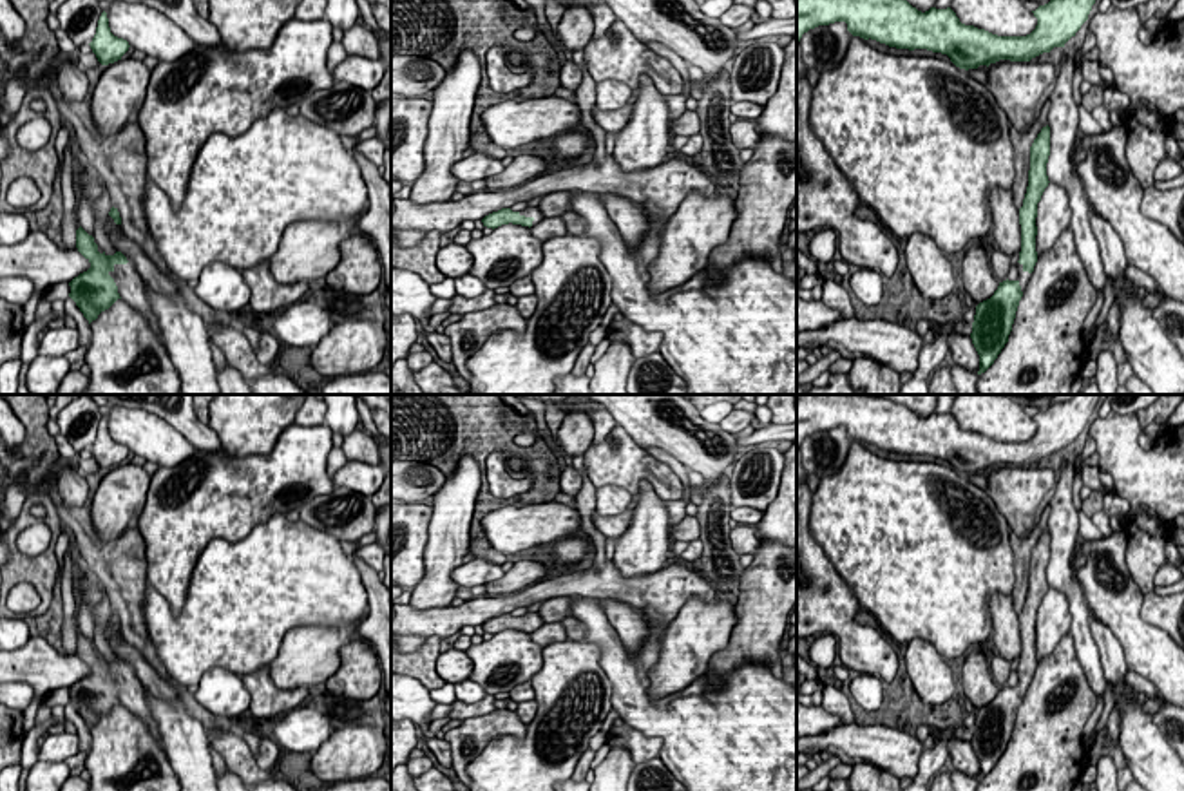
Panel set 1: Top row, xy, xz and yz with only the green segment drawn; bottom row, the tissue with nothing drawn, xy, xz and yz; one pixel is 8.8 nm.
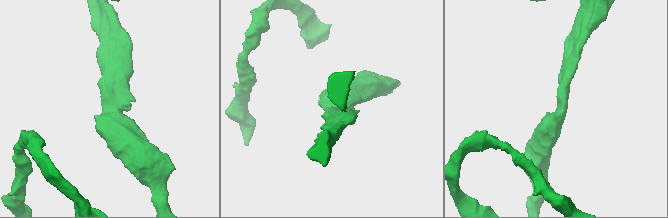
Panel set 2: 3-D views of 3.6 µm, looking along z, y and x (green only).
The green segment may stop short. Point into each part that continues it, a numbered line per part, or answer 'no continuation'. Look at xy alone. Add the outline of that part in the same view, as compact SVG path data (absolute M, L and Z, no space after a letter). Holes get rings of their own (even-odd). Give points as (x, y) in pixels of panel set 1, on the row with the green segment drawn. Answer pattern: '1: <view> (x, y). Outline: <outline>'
1: xy (131, 286). Outline: M130 259L127 261L127 264L114 264L114 270L109 272L109 275L114 279L119 297L136 308L148 320L152 331L163 340L158 317L152 313L145 293L145 282L136 272L134 262Z

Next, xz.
1: xz (534, 212). Outline: M527 206L525 210L520 210L520 215L532 217L532 226L545 219L538 206Z

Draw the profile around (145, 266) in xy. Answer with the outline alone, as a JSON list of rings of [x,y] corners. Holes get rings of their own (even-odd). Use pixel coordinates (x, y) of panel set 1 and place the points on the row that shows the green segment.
[[[107,215],[103,228],[114,250],[134,262],[136,272],[150,290],[168,299],[181,299],[179,286],[156,266],[138,243],[127,237],[121,224]]]

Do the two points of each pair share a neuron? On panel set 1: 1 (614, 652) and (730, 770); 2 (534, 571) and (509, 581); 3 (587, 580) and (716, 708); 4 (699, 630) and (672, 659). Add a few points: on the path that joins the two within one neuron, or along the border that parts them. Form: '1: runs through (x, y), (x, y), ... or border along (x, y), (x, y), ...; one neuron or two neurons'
1: runs through (630, 686), (659, 717), (679, 719), (696, 735); one neuron
2: runs through (529, 572), (515, 580); one neuron
3: border along (647, 616), (652, 623), (665, 627); two neurons
4: runs through (692, 638), (679, 652); one neuron

